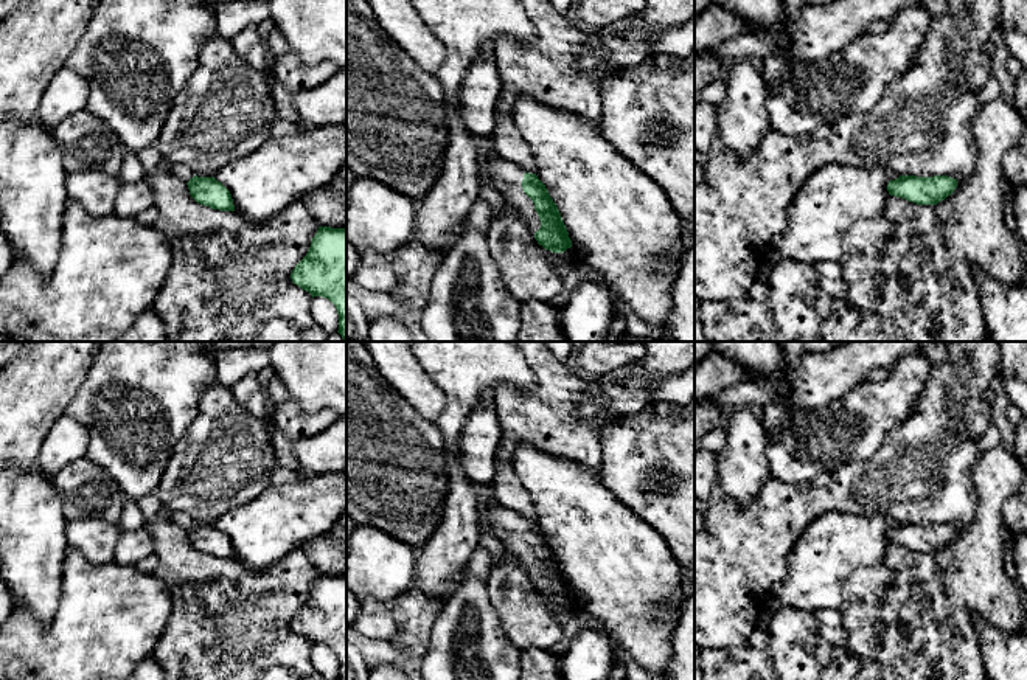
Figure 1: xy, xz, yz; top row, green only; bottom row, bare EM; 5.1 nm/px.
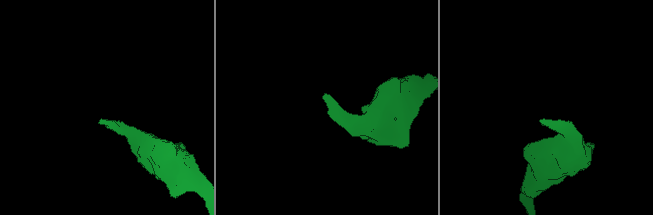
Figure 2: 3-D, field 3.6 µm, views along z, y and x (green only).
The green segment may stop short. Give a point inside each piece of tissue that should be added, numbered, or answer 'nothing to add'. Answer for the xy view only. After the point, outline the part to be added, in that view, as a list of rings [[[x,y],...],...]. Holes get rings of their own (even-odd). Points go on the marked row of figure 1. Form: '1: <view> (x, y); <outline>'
1: xy (181, 171); [[[171,165],[171,172],[186,183],[194,177],[194,174],[183,165]]]

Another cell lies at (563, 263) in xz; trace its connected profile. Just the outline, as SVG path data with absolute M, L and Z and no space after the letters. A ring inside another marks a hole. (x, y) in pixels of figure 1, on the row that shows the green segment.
M572 245L562 253L553 253L550 250L544 250L544 255L550 259L553 269L556 273L564 276L570 269L576 267L578 264L583 264L583 256L581 253Z

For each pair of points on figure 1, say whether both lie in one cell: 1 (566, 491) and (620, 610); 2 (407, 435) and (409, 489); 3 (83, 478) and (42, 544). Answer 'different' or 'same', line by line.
1: same
2: same
3: different

